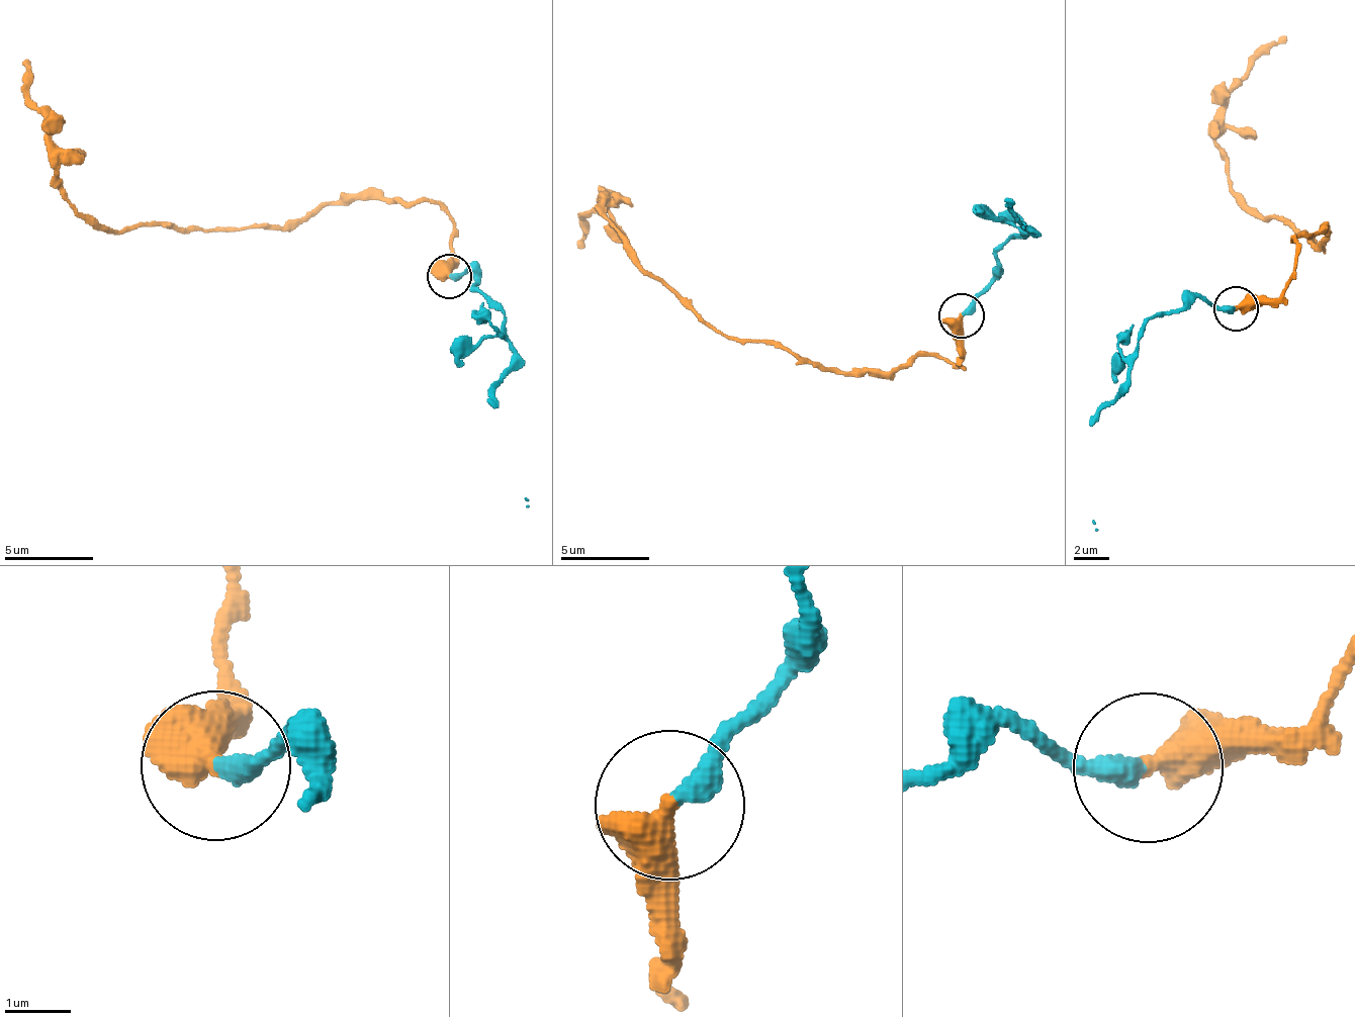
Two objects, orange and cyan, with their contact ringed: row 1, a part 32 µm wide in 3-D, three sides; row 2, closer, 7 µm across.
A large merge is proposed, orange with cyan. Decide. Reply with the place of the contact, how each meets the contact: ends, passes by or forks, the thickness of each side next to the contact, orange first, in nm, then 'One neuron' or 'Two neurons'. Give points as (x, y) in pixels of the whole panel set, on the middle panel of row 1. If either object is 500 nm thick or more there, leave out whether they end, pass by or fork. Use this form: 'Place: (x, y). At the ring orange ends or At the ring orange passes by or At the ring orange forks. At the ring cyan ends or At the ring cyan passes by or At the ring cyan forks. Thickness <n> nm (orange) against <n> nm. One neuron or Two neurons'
Place: (961, 315). Thickness 550 nm (orange) against 360 nm. One neuron

